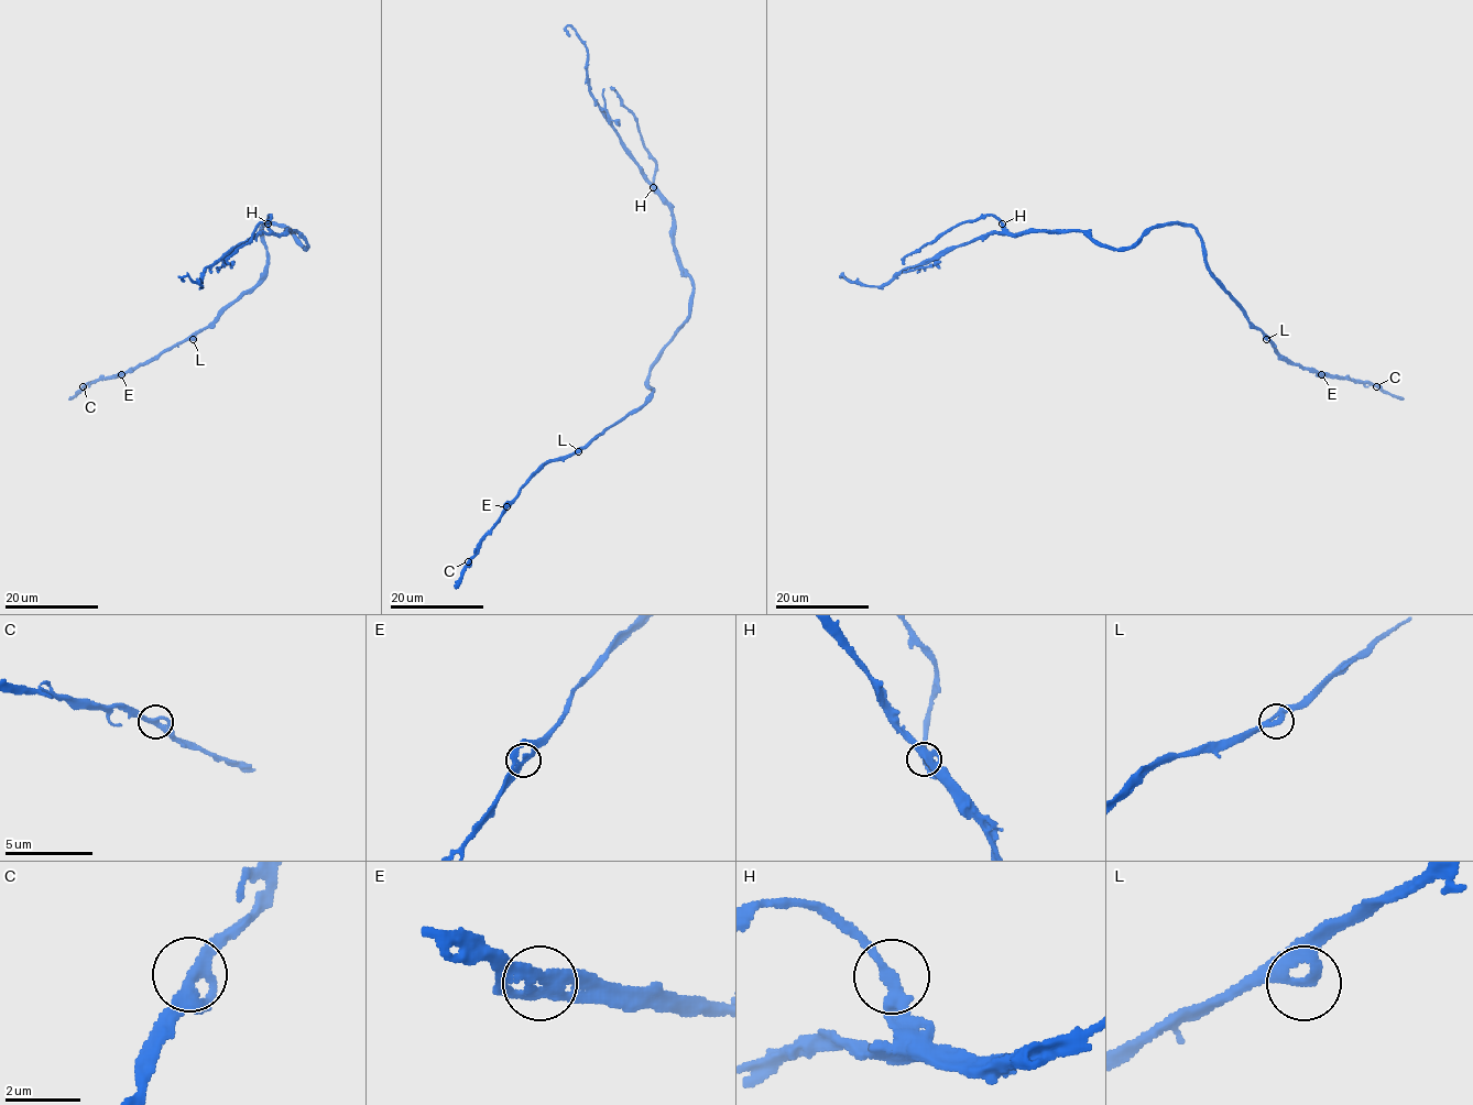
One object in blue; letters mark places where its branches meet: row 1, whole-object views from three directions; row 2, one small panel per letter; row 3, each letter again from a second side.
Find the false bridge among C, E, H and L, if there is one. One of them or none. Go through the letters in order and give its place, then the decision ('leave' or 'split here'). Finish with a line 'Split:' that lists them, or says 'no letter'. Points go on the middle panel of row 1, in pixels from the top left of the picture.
C: place (468, 561); leave
E: place (506, 506); leave
H: place (653, 187); leave
L: place (578, 451); leave
Split: no letter

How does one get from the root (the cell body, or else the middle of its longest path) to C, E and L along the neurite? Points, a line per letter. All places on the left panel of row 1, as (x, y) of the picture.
C: (282, 223), (266, 223), (263, 227), (266, 272), (206, 328), (134, 369), (83, 386)
E: (282, 223), (266, 223), (263, 227), (266, 272), (250, 290), (243, 292), (206, 328), (122, 374)
L: (282, 223), (266, 223), (263, 227), (266, 272), (193, 339)

